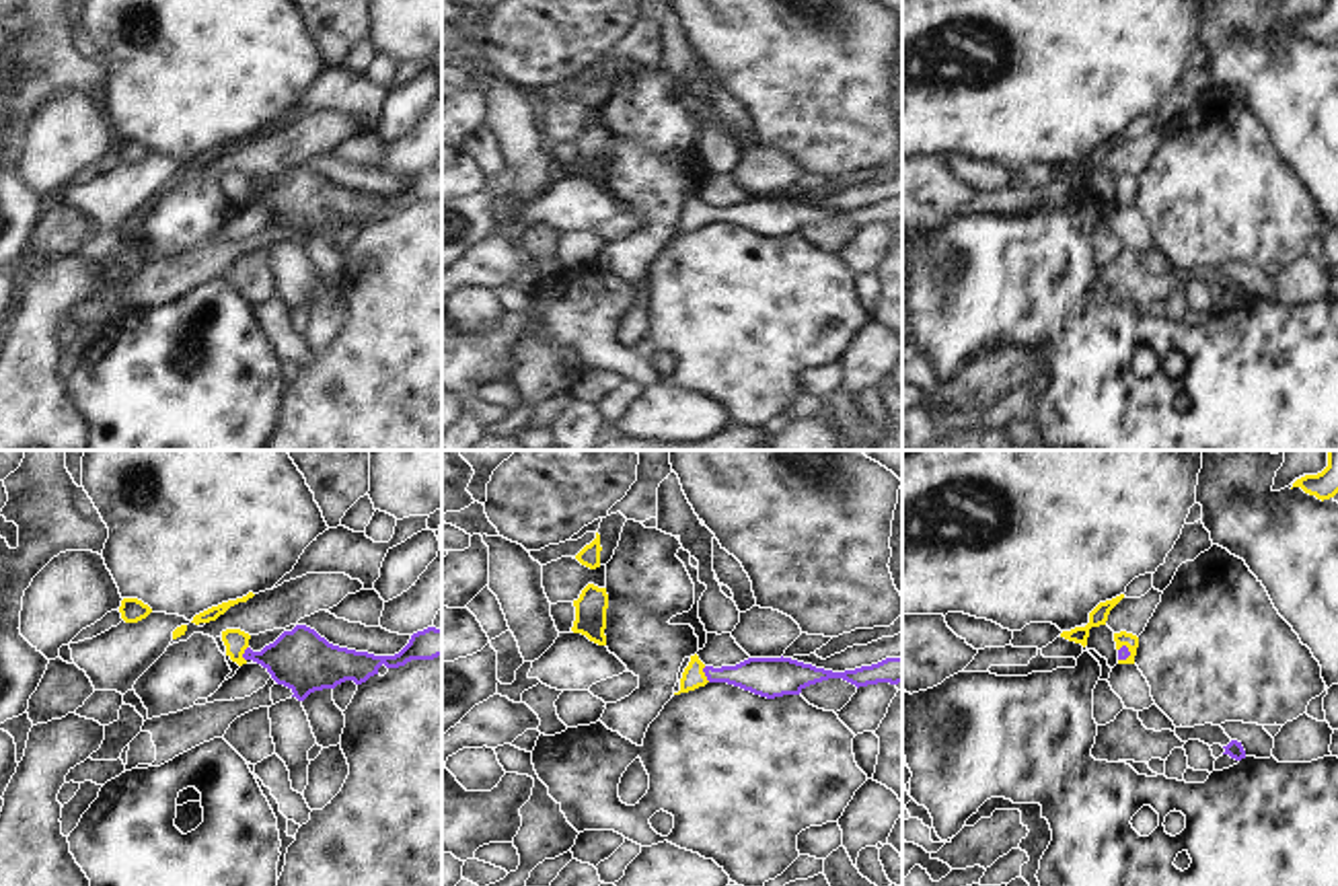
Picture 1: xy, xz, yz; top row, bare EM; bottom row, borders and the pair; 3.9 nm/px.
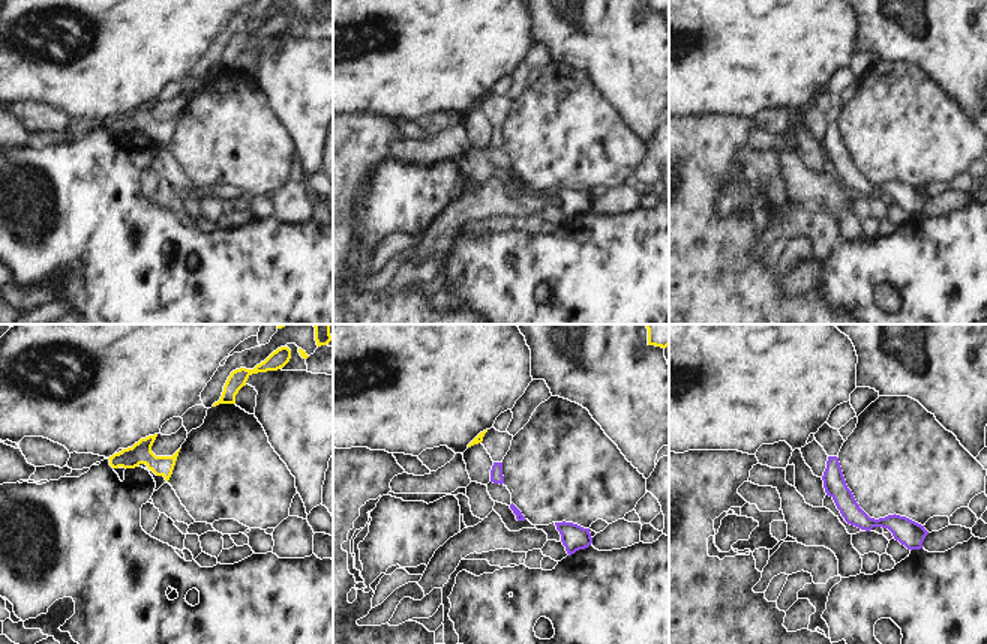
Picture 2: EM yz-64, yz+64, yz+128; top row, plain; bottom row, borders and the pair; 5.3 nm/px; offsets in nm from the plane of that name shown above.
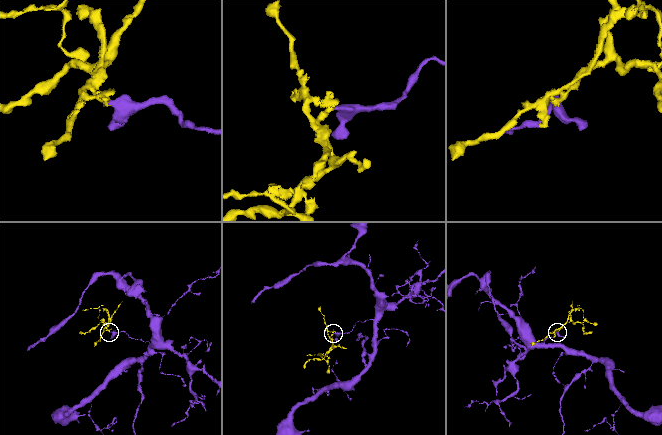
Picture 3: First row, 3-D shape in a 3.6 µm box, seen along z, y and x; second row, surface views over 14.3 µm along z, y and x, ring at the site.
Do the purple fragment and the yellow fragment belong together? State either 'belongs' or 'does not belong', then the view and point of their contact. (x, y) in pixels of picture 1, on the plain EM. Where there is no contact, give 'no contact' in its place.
belongs; meets purple in xz at (705, 214)

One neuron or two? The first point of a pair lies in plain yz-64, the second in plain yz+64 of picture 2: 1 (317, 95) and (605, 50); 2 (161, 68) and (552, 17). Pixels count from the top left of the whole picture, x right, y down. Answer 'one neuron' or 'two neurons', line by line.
1: one neuron
2: two neurons

